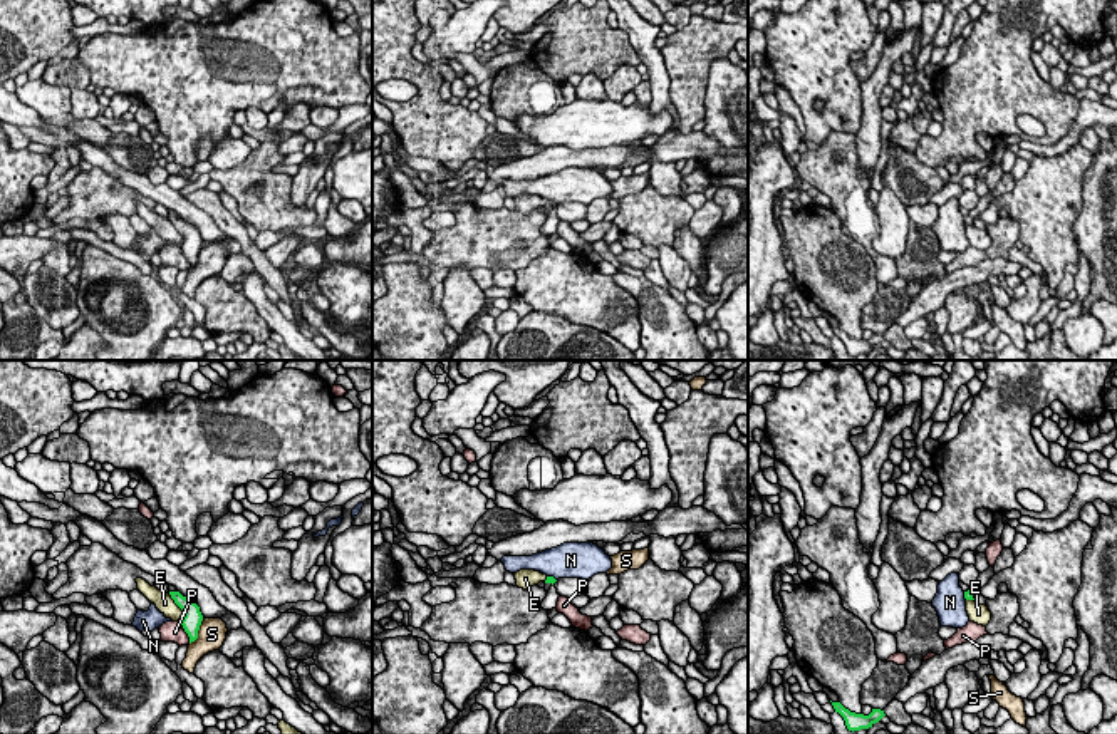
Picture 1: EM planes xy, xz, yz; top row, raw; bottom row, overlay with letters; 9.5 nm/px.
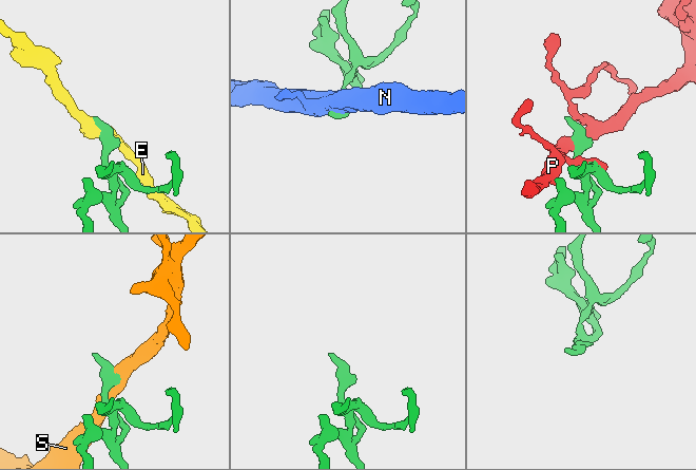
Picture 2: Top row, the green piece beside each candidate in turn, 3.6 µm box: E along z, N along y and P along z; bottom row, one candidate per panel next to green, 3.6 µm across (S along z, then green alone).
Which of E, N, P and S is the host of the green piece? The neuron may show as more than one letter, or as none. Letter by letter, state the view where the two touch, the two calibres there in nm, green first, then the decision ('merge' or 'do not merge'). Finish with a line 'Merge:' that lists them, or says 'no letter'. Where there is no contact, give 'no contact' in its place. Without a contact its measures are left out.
E: contact in xy; calibres 190 and 180 nm; do not merge
N: contact in xz; calibres 70 and 360 nm; do not merge
P: contact in xy; calibres 190 and 190 nm; do not merge
S: contact in xy; calibres 190 and 280 nm; do not merge
Merge: no letter

